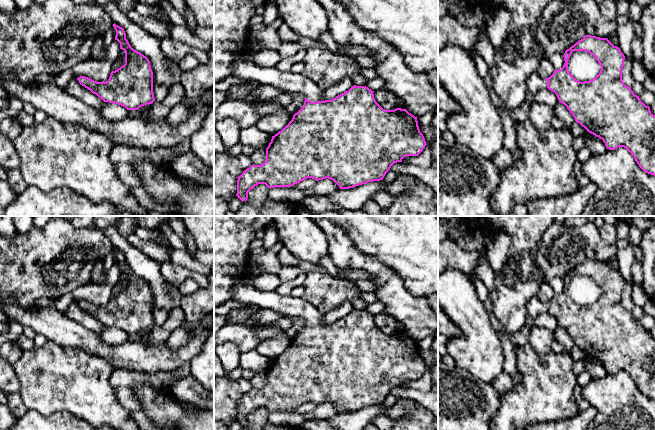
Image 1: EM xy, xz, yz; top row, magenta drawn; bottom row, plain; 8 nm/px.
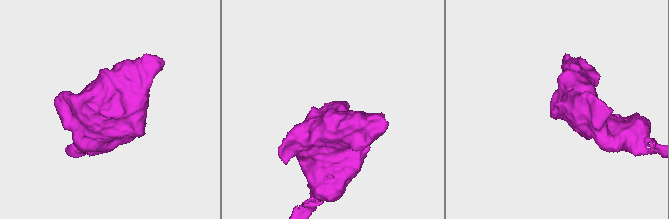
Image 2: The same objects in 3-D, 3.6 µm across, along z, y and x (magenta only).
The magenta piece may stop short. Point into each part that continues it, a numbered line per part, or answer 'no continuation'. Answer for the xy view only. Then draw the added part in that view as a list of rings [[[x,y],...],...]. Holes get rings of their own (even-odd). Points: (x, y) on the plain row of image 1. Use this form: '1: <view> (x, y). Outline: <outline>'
no continuation

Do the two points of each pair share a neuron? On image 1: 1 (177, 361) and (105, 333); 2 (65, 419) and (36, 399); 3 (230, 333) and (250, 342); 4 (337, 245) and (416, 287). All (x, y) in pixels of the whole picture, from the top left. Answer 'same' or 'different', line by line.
1: different
2: different
3: same
4: different

